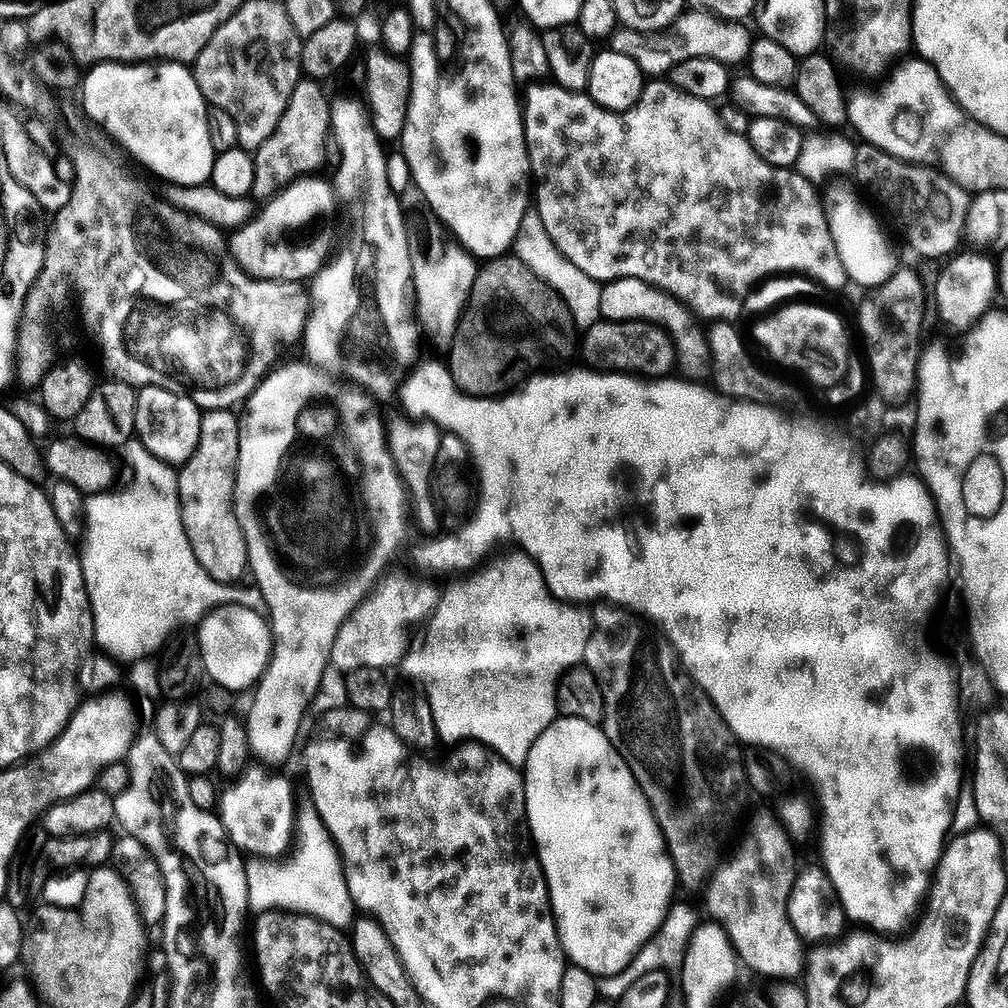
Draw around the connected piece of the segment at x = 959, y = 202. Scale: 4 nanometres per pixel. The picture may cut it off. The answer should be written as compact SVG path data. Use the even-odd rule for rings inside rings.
M860 142L856 144L852 172L857 182L868 188L869 194L880 203L879 211L892 219L893 226L918 255L948 258L961 247L960 240L962 244L966 236L970 193L939 167L899 160L878 146Z

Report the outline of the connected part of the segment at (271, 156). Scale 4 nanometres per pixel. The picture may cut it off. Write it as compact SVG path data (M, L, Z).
M301 78L290 94L290 102L274 126L274 134L258 146L252 157L254 162L254 186L251 195L257 201L271 200L287 184L292 184L301 176L315 173L319 164L325 163L324 143L330 134L332 110L330 96L323 92L321 81Z

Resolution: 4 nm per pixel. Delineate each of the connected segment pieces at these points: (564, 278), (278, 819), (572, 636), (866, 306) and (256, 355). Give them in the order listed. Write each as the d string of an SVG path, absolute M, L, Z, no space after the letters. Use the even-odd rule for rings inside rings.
M535 210L522 214L514 255L522 262L526 262L526 266L530 266L530 270L534 270L534 274L538 274L538 278L542 278L542 282L546 282L546 286L553 288L562 298L562 302L566 302L577 329L583 330L594 326L597 320L601 319L601 281L590 278L590 274L582 274L582 270L578 270L578 266L574 266L574 262L570 262L570 258L566 258L566 254L562 254L558 246L554 246L550 234L546 234L546 226L542 226L542 218Z
M255 766L245 768L233 780L236 781L218 796L220 825L223 826L231 847L241 853L249 852L256 856L252 858L283 857L280 855L289 851L288 843L291 840L293 843L294 829L298 824L296 792L292 789L291 782L280 772L267 772L266 769Z
M523 554L517 556L504 556L501 560L496 560L486 568L481 567L475 571L469 580L462 584L452 586L442 592L437 599L435 608L432 609L431 616L428 617L423 625L424 637L420 644L413 643L408 651L404 653L402 669L412 680L417 680L424 689L423 695L430 702L430 710L434 714L436 723L436 735L441 741L460 740L456 742L475 742L490 748L500 755L503 760L511 764L522 766L530 754L530 746L550 726L558 716L558 701L556 689L560 686L560 677L570 668L575 668L583 661L586 642L592 637L594 631L594 616L591 611L577 606L571 602L559 600L553 596L551 590L546 586L542 570L537 566L536 561Z
M897 267L886 282L871 289L860 304L860 332L868 347L870 384L889 405L903 404L917 391L920 371L920 331L924 328L924 284L912 268Z
M249 272L244 276L244 284L248 284L246 328L250 333L250 353L248 365L244 368L242 388L245 393L250 393L260 385L260 381L277 363L276 351L283 344L292 344L295 340L297 343L303 337L304 327L308 325L310 315L310 296L303 283L257 279Z

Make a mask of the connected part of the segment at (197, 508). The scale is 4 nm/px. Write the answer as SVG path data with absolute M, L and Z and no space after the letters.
M213 407L200 418L200 437L192 457L179 465L176 489L180 499L182 526L194 550L194 558L214 578L223 584L243 581L248 572L246 538L236 525L234 487L236 486L236 454L240 422L237 413L228 408Z

